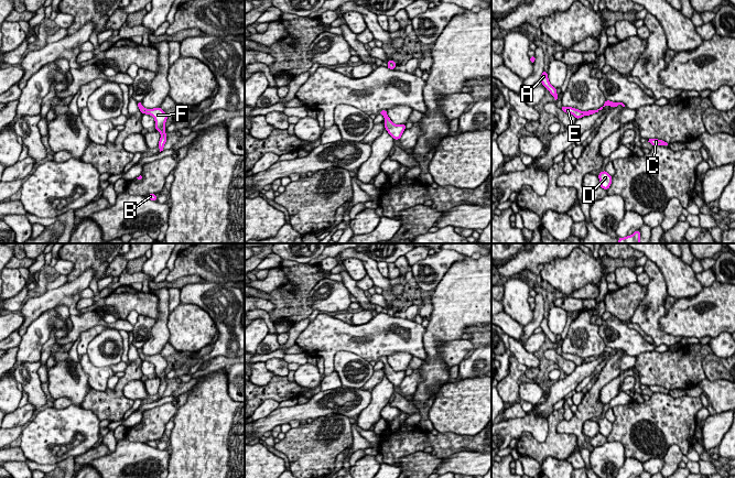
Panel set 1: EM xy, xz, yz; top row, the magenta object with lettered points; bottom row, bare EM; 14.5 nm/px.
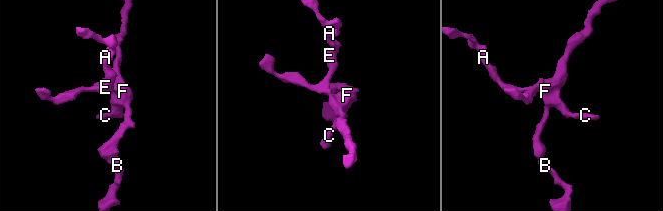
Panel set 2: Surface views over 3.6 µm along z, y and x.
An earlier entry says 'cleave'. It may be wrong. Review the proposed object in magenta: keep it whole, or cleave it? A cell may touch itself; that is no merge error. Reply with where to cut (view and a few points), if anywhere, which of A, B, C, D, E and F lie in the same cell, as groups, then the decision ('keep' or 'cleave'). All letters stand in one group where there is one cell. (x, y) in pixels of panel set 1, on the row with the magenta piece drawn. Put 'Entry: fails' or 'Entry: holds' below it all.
no cut | A B C D E F | keep
Entry: fails

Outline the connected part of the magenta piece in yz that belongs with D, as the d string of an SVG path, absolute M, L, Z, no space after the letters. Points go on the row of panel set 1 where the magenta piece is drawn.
M603 171L598 174L598 178L599 186L607 191L612 184L613 177L606 171Z

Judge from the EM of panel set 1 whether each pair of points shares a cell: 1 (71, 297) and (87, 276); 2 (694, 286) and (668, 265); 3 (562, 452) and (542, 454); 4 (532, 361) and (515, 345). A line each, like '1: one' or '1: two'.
1: one
2: one
3: one
4: one

